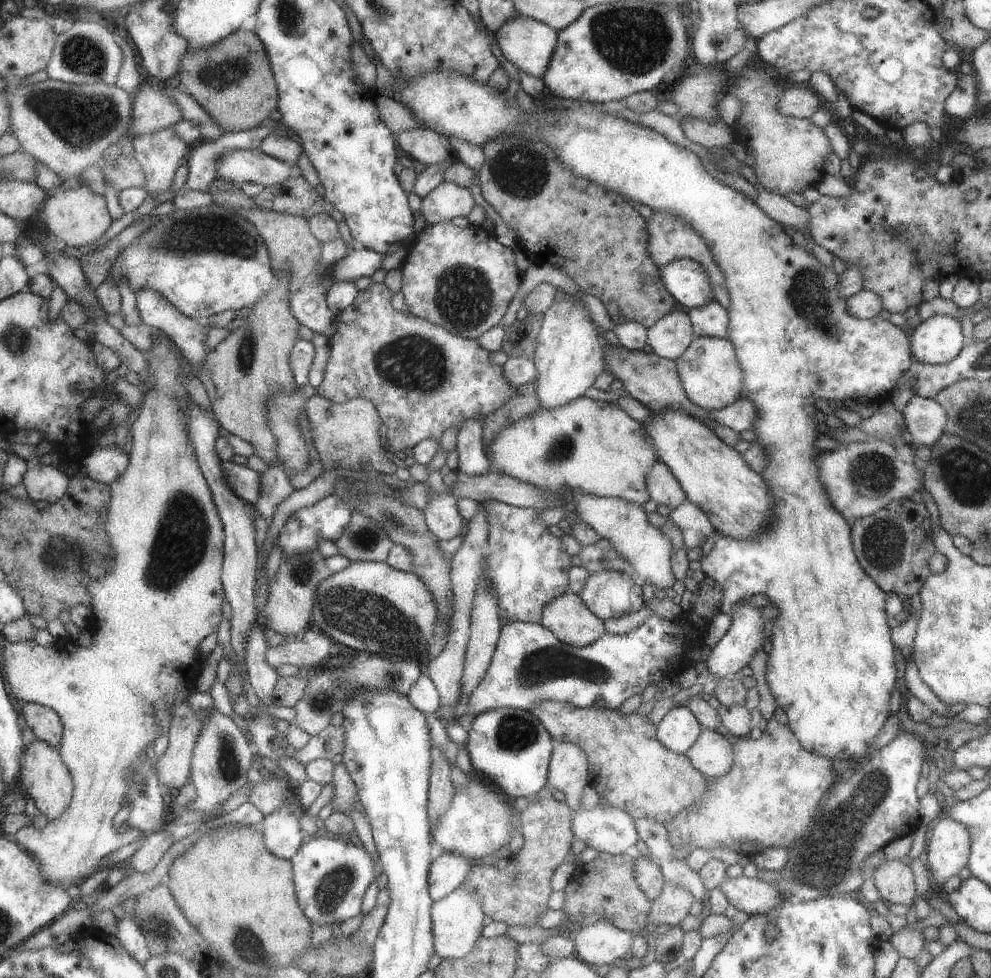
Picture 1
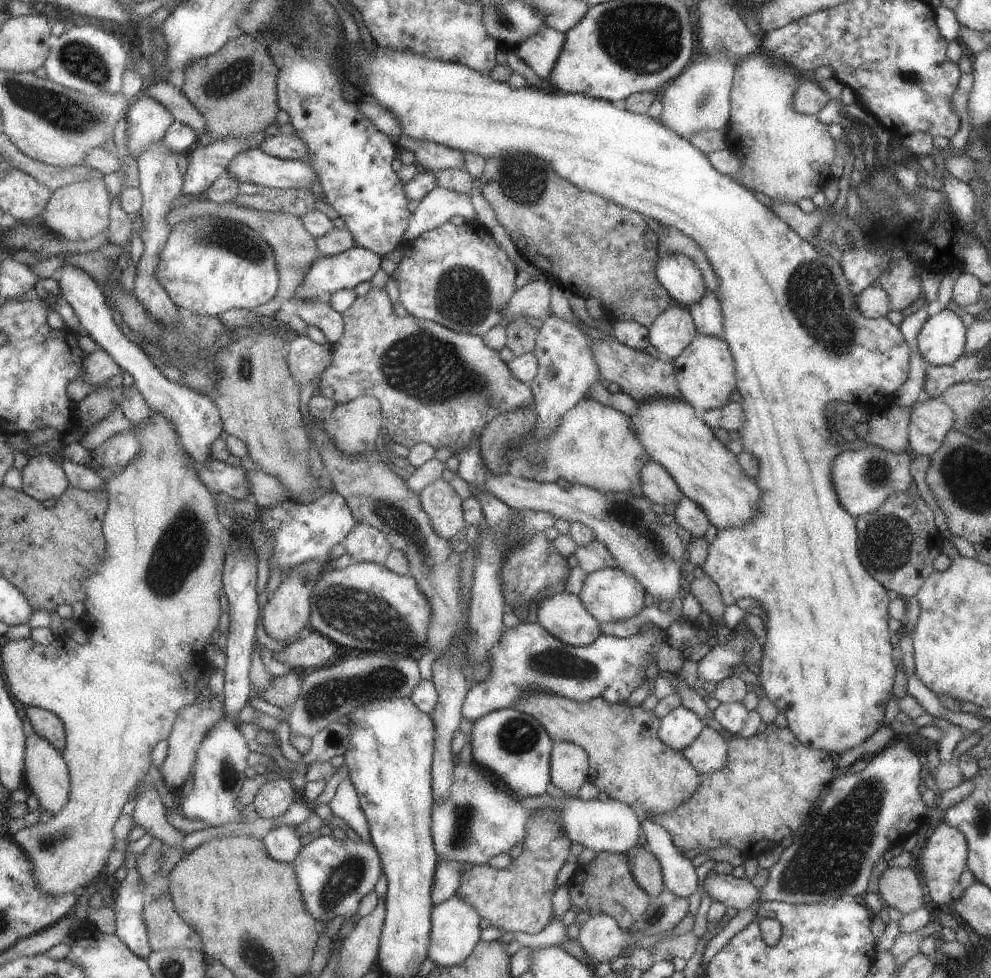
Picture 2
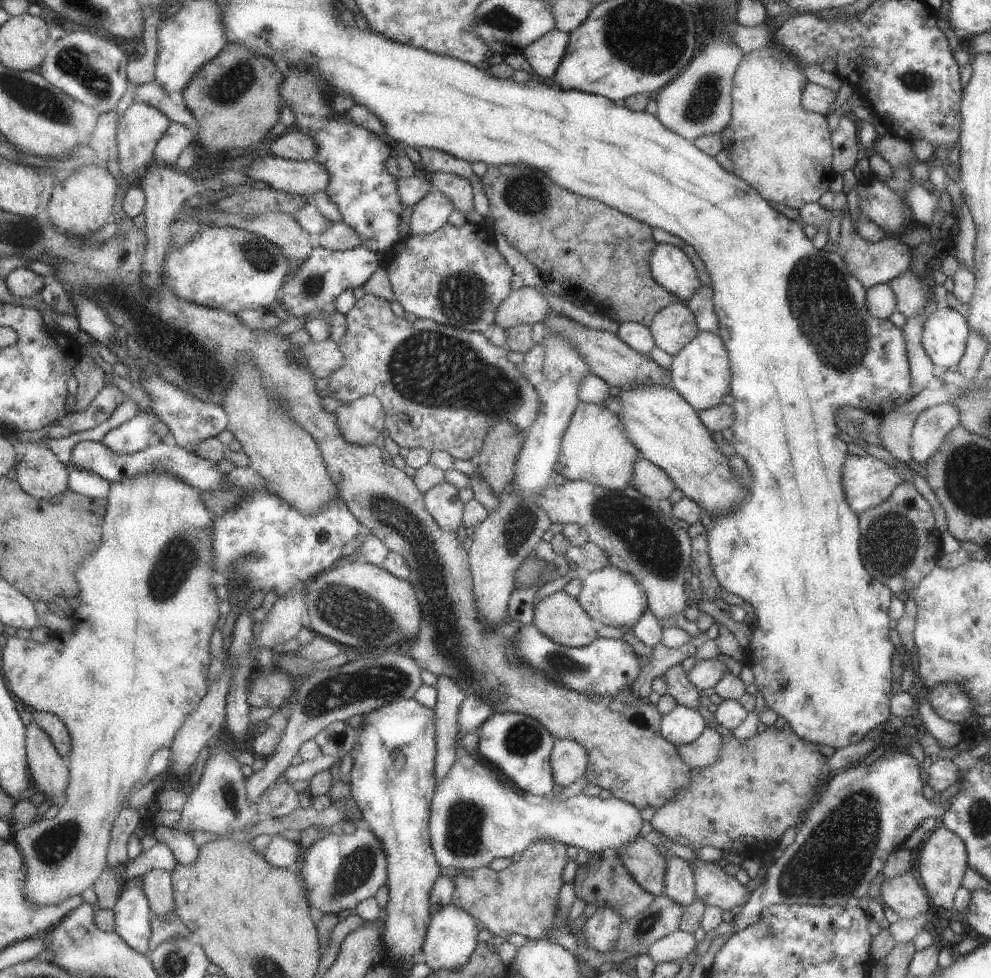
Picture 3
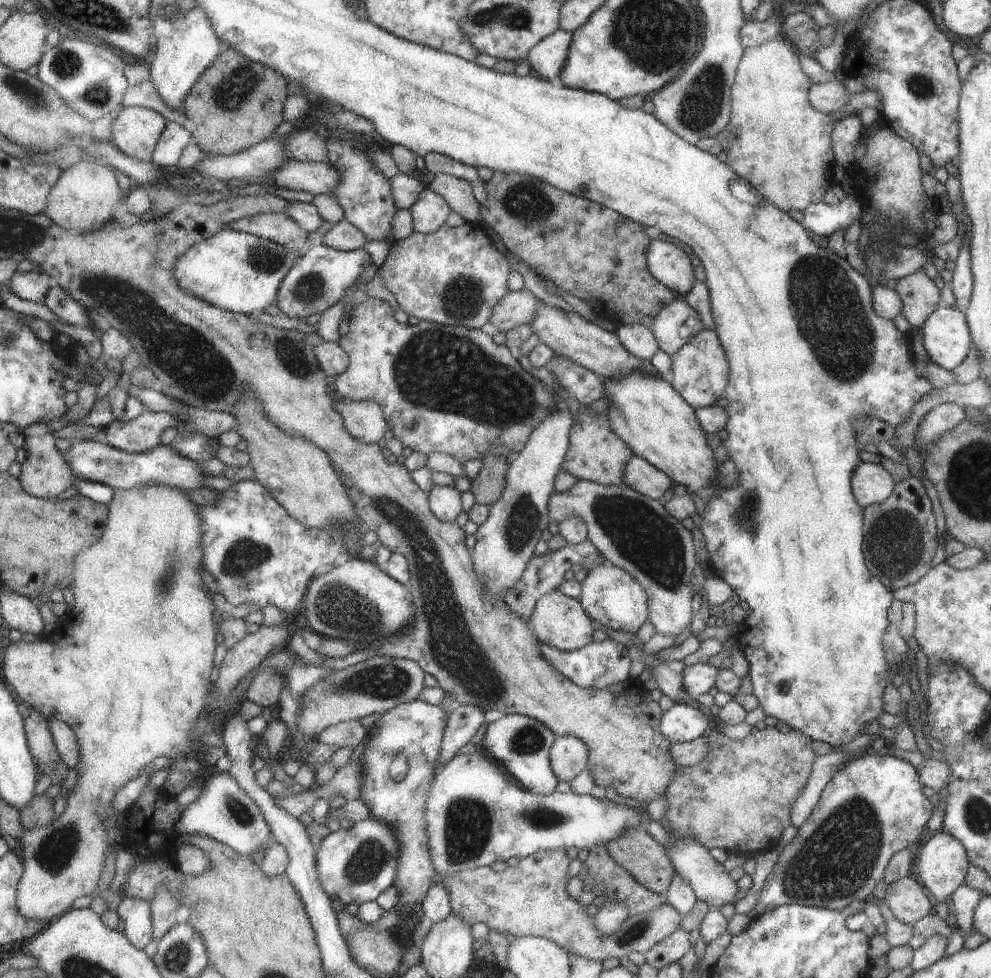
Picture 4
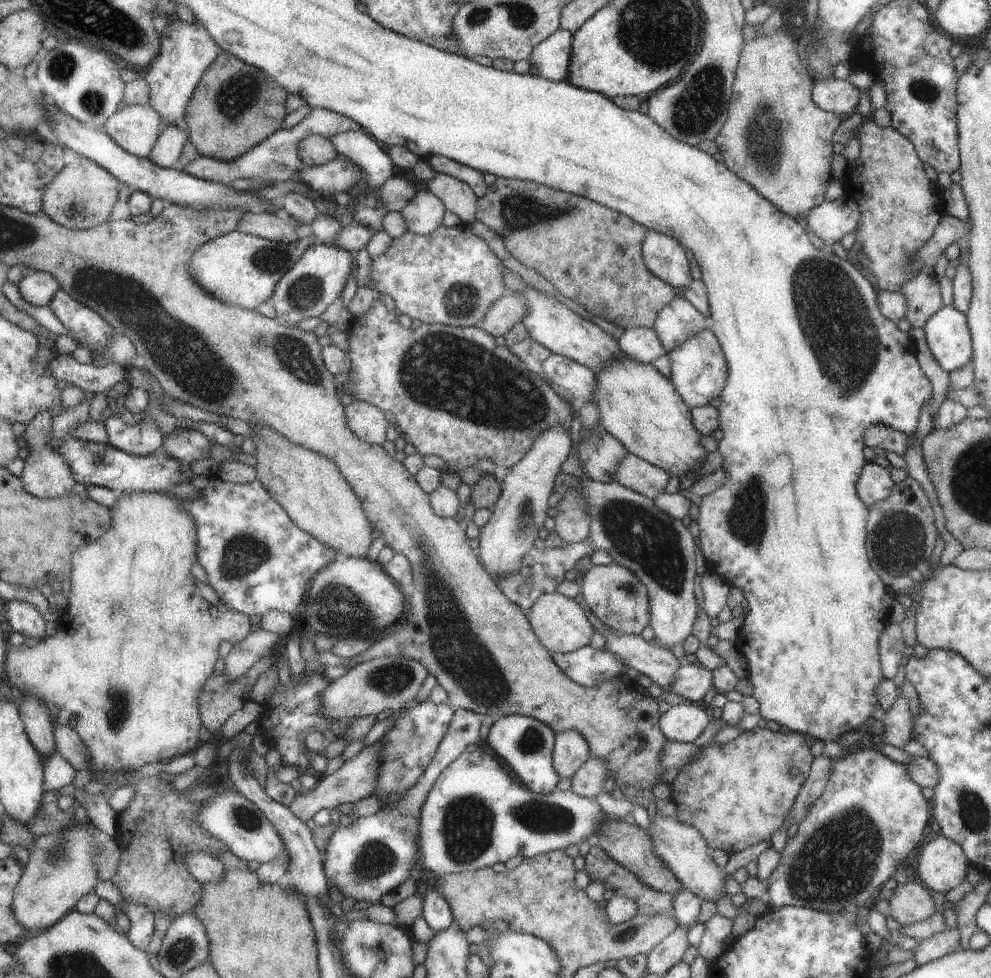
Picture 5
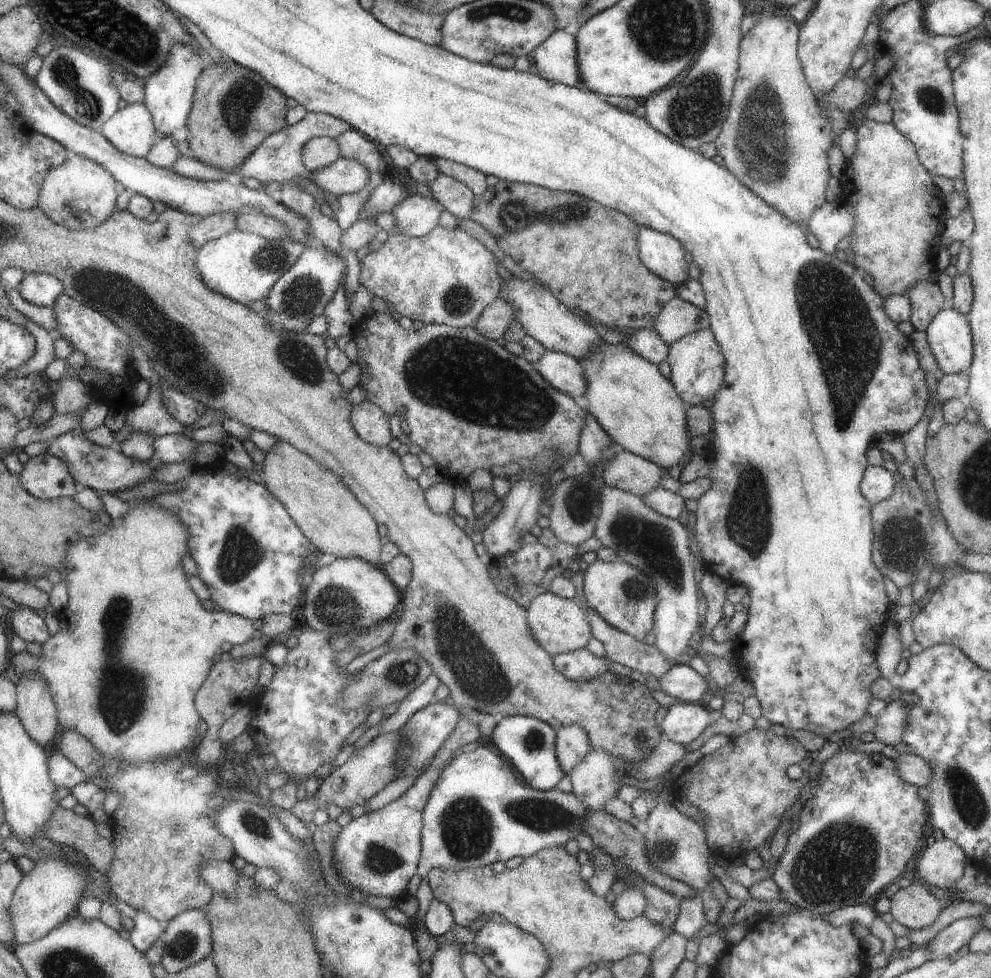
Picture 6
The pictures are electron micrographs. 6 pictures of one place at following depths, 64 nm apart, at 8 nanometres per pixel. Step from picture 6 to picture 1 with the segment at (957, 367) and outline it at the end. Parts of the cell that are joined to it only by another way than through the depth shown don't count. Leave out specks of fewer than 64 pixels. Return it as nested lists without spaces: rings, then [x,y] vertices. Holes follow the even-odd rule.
[[[949,315],[919,322],[908,340],[912,360],[927,365],[949,363],[965,346],[960,322]]]

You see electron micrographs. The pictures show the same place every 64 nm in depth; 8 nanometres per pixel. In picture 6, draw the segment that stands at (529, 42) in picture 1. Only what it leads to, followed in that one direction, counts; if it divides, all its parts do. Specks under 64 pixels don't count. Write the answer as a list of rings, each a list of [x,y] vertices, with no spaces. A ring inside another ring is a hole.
[[[555,30],[530,53],[529,60],[539,72],[538,76],[548,82],[558,83],[567,87],[580,85],[575,38],[569,33]]]

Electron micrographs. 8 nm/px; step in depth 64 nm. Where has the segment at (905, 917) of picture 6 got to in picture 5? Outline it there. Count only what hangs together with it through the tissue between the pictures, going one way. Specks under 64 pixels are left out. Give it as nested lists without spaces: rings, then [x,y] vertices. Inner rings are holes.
[[[917,882],[897,884],[889,898],[889,915],[901,927],[921,922],[935,913],[932,895]]]

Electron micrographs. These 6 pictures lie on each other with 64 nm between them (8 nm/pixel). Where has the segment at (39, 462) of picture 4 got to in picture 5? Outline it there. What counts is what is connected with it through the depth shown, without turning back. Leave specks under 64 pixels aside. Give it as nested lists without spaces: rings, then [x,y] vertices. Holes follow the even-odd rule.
[[[44,409],[39,412],[34,420],[27,424],[25,432],[29,436],[32,452],[24,461],[24,470],[20,476],[24,485],[24,490],[29,494],[37,496],[41,499],[55,499],[58,497],[67,497],[71,494],[71,490],[75,488],[76,478],[72,469],[68,466],[68,462],[63,459],[55,448],[47,447],[47,441],[50,439],[50,429],[54,420],[54,413],[51,409]]]

